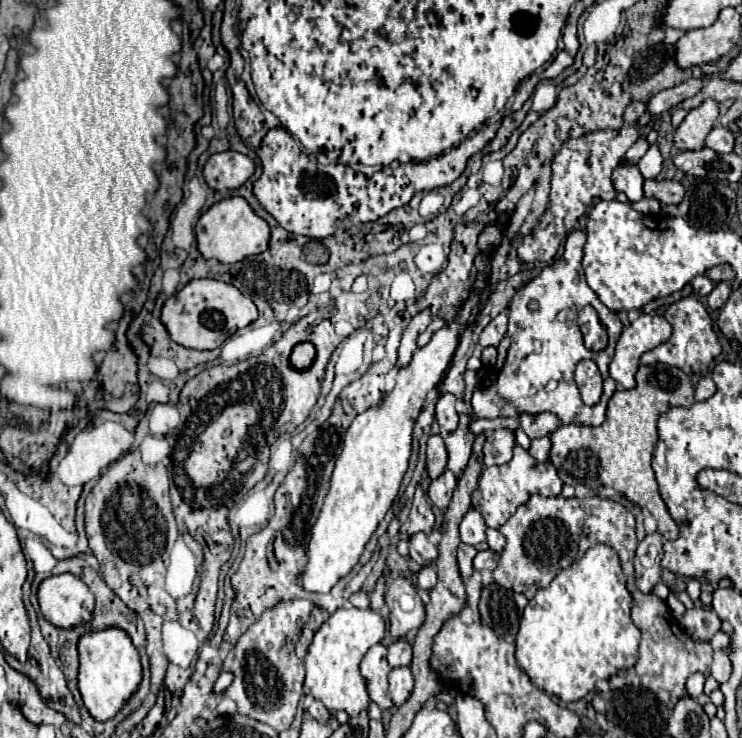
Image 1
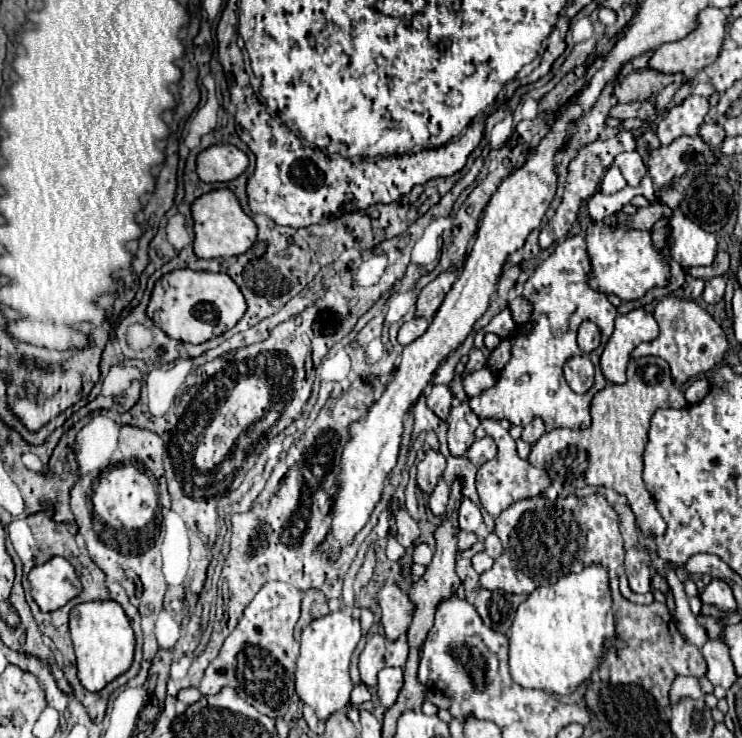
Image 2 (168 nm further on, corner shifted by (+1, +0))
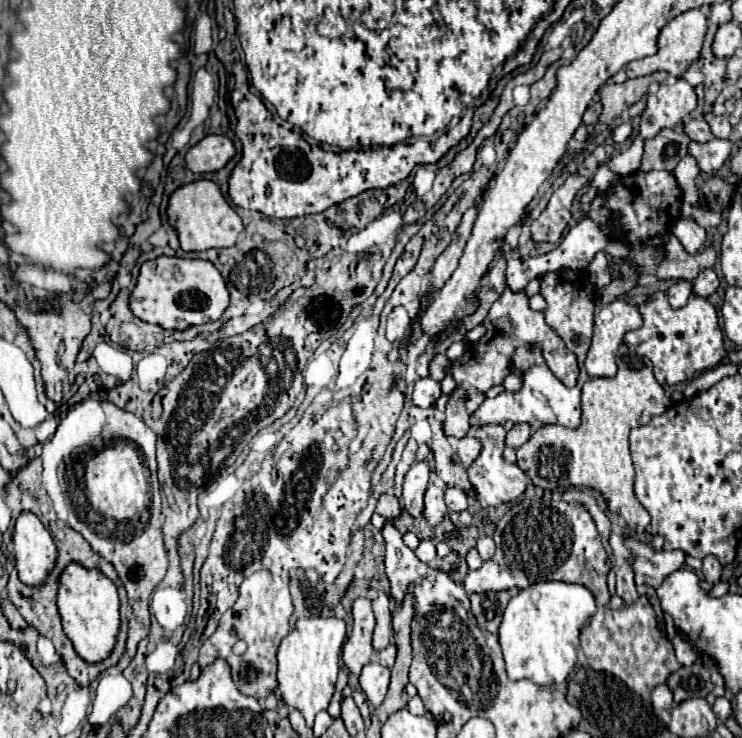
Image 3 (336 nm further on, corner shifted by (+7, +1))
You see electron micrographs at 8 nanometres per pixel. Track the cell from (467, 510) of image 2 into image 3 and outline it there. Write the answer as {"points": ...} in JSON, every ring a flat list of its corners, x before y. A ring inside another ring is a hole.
{"points":[[445,488,445,502,449,510,455,510,455,512,467,510,467,494,461,488]]}

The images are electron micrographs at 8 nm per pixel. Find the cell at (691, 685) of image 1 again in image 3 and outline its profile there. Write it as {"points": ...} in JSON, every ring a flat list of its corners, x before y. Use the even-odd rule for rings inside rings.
{"points":[[659,684,655,686,655,690,651,692,651,702,653,702,653,708,655,710,669,710,671,708,671,690,665,686,665,684]]}

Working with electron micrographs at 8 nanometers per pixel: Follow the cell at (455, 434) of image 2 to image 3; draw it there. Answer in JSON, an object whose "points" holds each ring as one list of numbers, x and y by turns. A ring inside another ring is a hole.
{"points":[[505,286,505,290,501,292,501,296,493,302,487,318,483,320,485,326,485,336,481,336,477,342,467,344,467,350,461,358,451,360,451,364,447,366,445,372,449,372,457,386,449,396,447,402,447,410,445,410,445,422,443,422,443,430,447,436,455,436,455,438,463,438,469,434,471,426,469,426,469,416,479,408,479,404,485,400,485,392,491,386,497,386,503,382,505,376,511,374,511,358,513,352,519,346,527,346,529,350,541,350,543,358,547,362,547,366,551,368,551,372,565,384,565,386,575,386,577,384,577,376,579,376,579,368,577,368,577,358,573,352,567,350,565,342,555,334,555,330,551,330,551,326,547,326,543,312,535,312,529,308,529,296,525,294,525,290,521,292,513,292,511,288]]}

